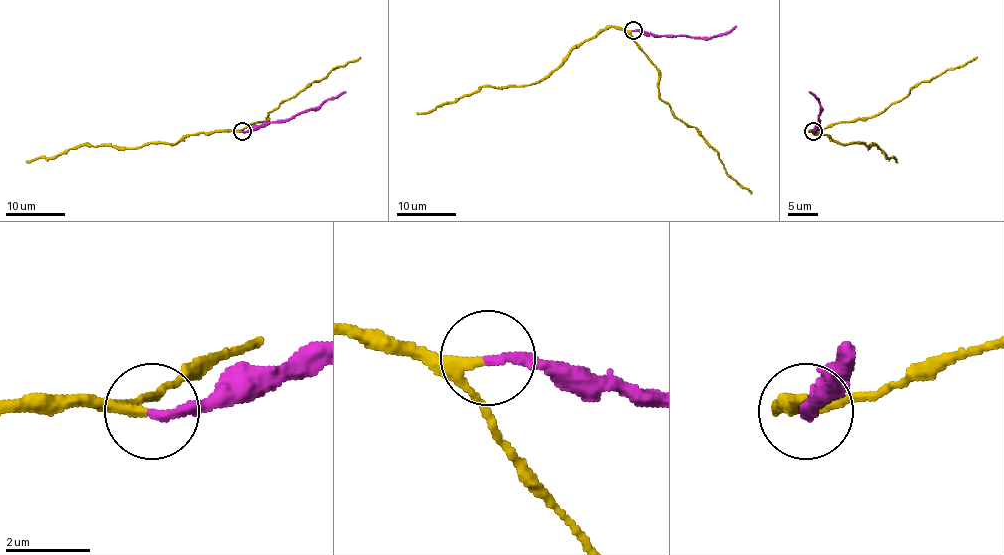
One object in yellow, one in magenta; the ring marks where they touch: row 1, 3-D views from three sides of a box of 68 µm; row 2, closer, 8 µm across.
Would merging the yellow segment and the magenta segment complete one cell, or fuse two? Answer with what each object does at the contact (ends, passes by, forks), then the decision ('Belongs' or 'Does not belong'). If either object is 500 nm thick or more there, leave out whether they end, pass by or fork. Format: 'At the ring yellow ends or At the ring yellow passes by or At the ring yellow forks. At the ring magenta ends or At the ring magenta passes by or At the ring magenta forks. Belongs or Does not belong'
At the ring yellow passes by. At the ring magenta ends. Belongs

